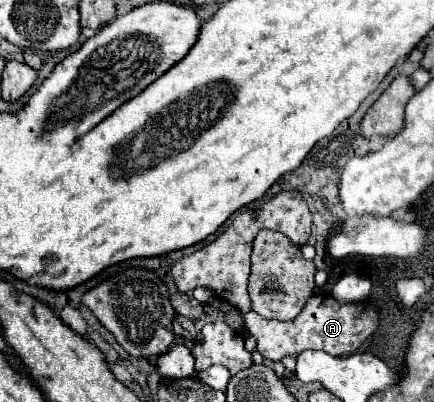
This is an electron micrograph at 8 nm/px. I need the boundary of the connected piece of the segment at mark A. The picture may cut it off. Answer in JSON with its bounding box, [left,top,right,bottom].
[245,295,377,361]

